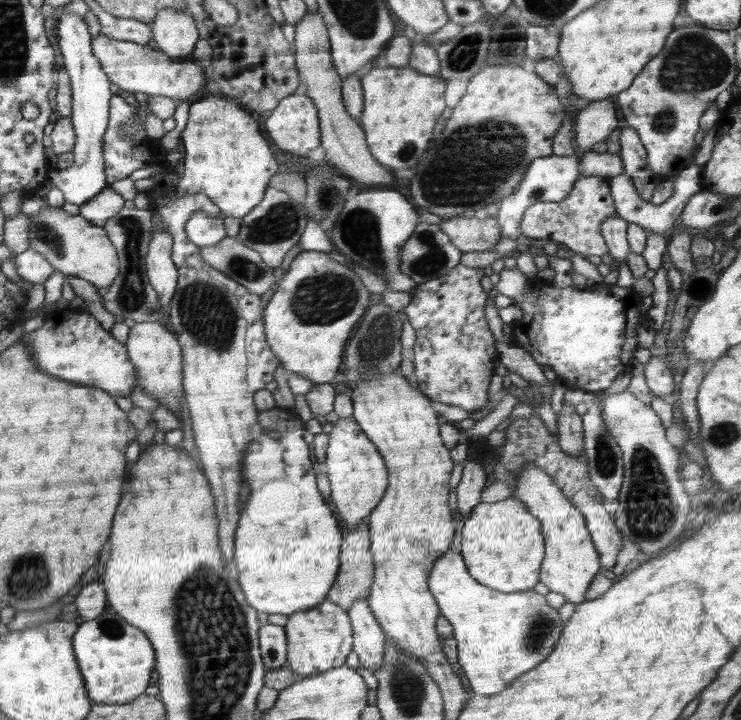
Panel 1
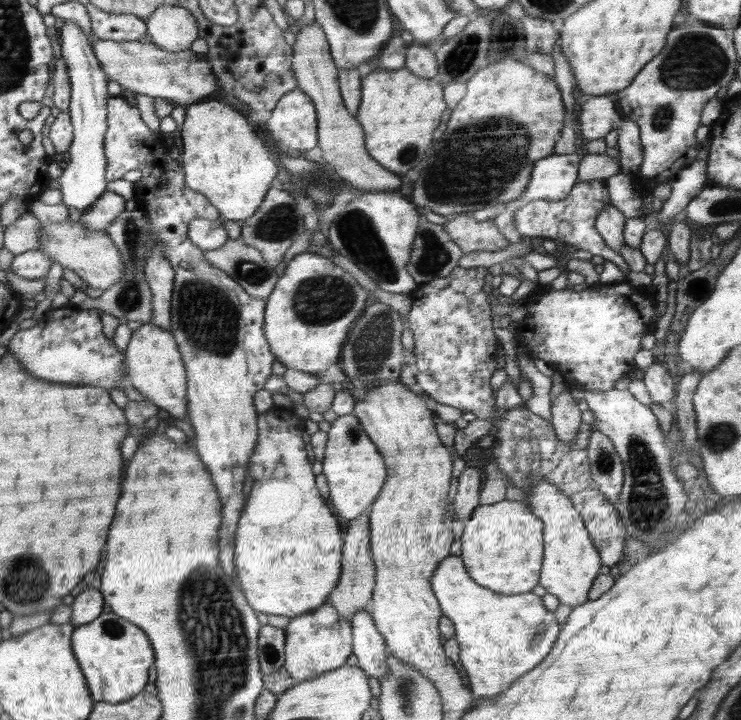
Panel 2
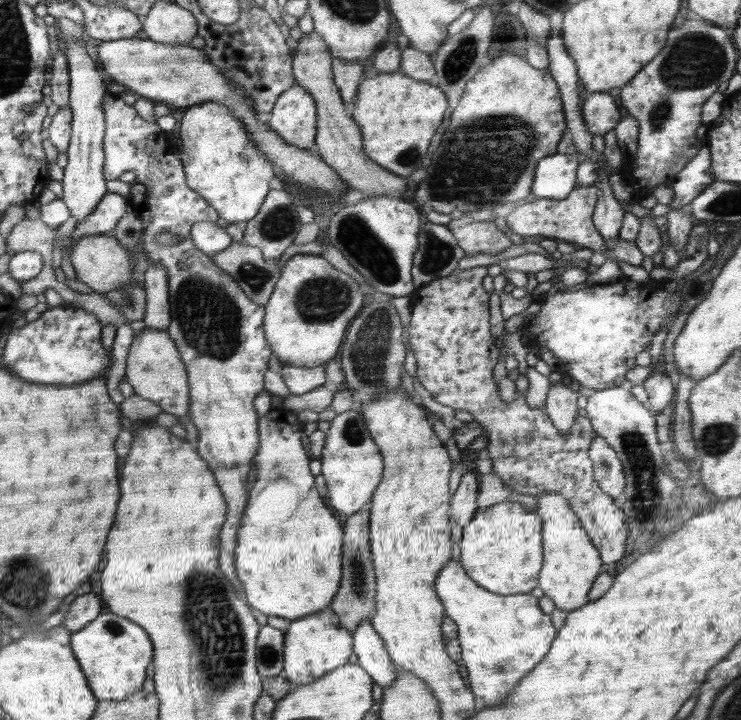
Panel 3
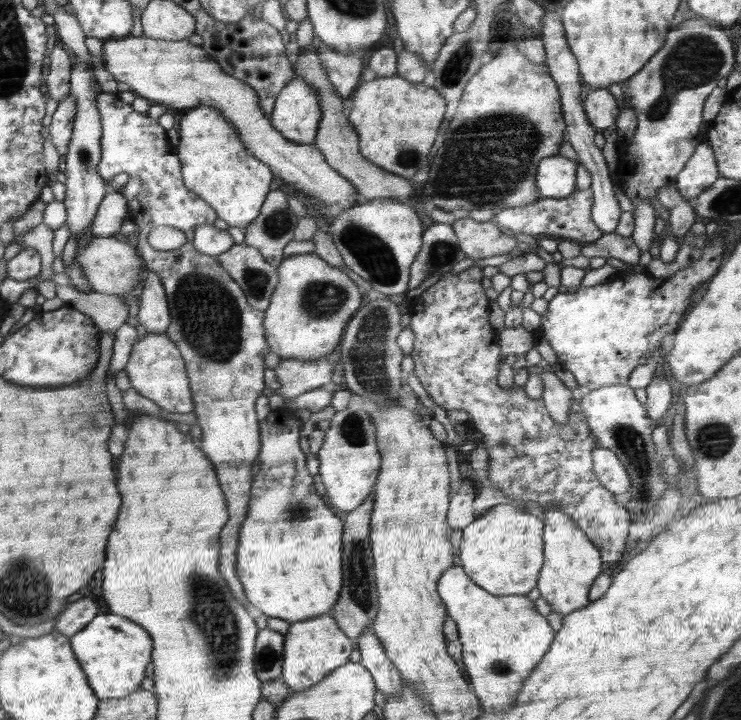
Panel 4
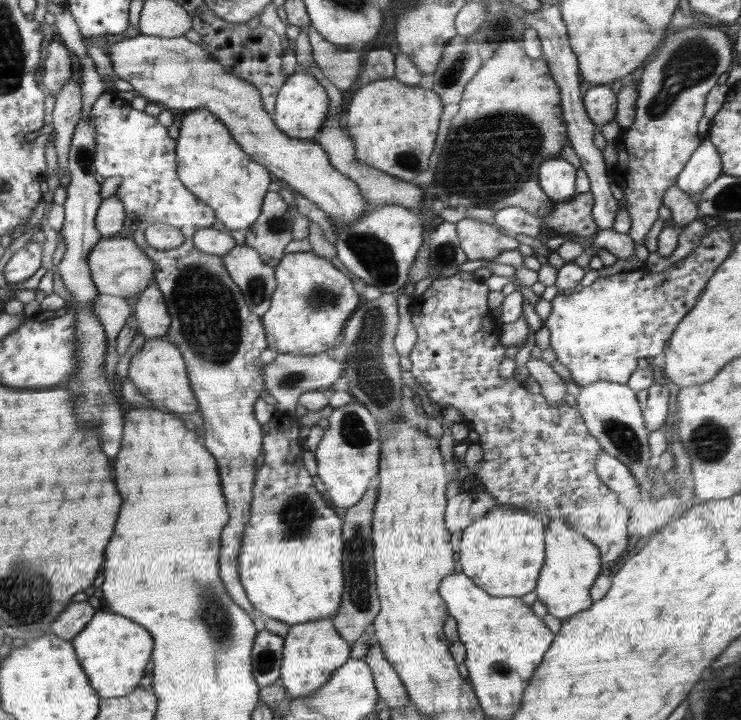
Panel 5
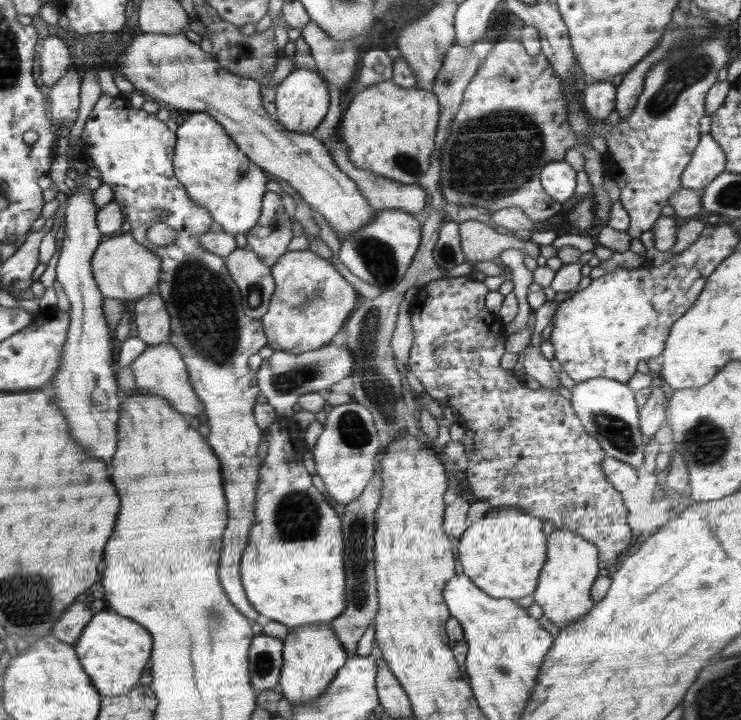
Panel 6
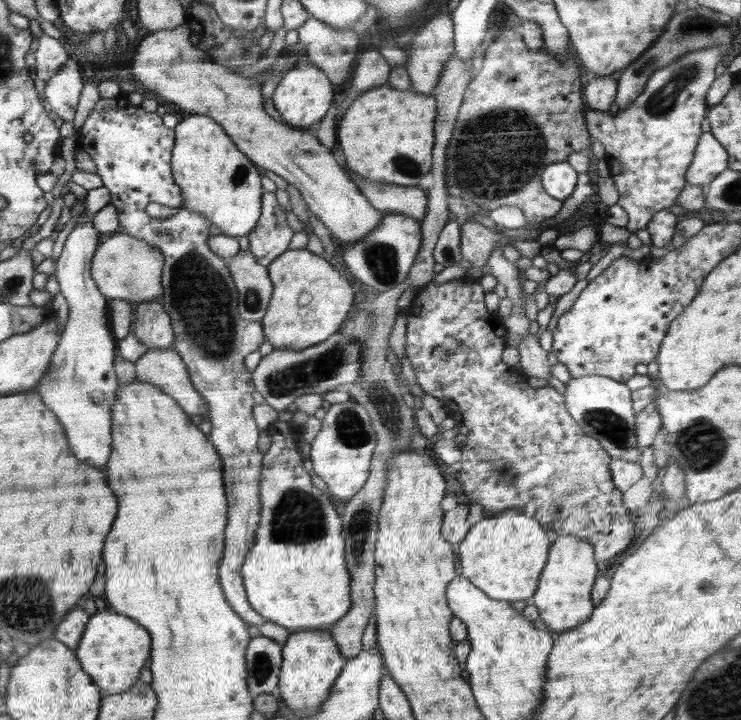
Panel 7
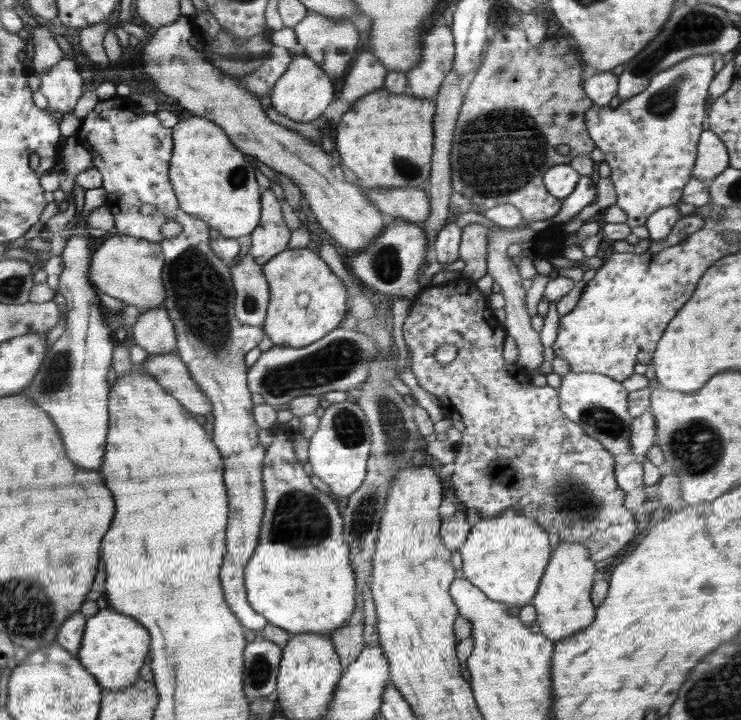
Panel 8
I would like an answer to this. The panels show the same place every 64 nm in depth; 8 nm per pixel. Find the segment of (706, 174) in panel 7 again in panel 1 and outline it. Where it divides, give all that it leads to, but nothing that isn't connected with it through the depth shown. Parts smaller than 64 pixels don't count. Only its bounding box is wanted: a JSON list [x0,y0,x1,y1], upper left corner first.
[611,164,703,235]

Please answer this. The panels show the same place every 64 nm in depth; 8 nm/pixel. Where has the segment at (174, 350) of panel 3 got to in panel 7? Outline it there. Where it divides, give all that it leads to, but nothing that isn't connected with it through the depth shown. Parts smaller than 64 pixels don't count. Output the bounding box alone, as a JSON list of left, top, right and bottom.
[135,349,209,415]

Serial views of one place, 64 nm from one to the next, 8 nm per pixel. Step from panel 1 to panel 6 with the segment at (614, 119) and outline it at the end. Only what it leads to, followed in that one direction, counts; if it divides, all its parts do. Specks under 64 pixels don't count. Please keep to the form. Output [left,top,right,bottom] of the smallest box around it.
[582,80,617,120]

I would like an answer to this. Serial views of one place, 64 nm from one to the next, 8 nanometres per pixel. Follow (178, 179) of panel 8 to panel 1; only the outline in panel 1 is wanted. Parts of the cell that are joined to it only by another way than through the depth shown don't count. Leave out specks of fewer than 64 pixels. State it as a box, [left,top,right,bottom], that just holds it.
[173,93,278,219]

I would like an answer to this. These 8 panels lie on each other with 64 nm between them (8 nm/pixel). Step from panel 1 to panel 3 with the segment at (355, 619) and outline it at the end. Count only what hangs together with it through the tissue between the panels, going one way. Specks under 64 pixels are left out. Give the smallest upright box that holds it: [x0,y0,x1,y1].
[353,621,396,688]

